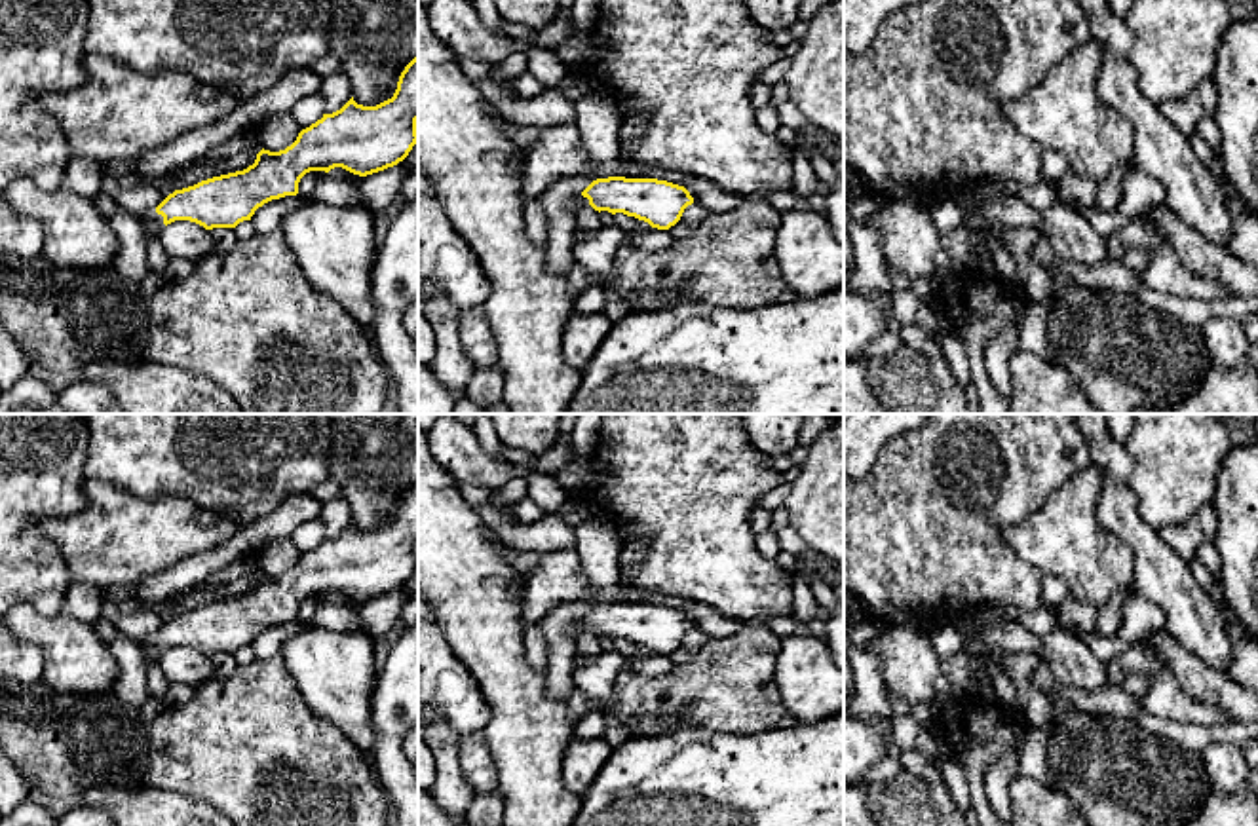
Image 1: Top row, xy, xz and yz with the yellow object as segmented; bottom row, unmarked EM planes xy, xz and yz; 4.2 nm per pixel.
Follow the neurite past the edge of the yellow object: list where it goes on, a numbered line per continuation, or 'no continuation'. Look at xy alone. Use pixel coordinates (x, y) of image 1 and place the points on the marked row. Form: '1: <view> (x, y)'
1: xy (152, 223)

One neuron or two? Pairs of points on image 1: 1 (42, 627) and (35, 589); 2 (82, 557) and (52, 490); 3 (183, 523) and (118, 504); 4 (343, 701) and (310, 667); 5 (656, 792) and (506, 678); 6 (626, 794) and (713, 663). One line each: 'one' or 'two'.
1: two
2: two
3: one
4: one
5: two
6: two

